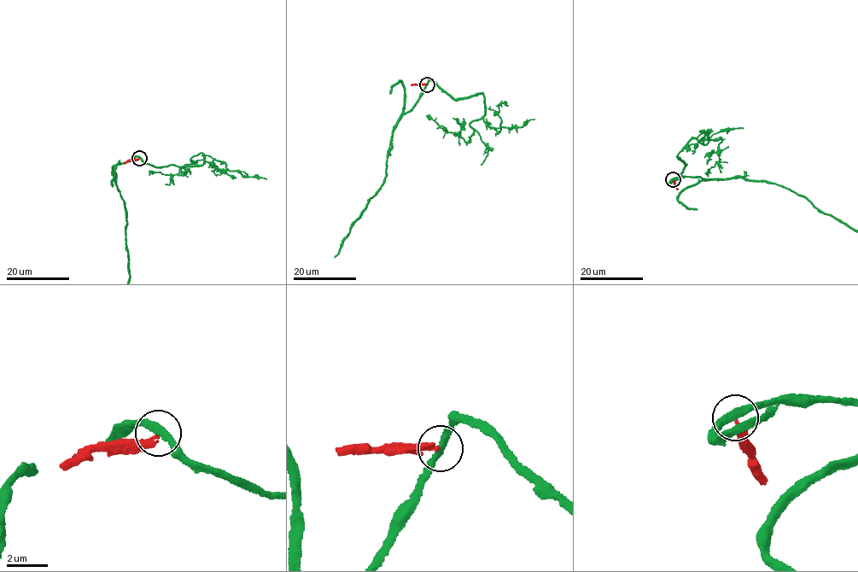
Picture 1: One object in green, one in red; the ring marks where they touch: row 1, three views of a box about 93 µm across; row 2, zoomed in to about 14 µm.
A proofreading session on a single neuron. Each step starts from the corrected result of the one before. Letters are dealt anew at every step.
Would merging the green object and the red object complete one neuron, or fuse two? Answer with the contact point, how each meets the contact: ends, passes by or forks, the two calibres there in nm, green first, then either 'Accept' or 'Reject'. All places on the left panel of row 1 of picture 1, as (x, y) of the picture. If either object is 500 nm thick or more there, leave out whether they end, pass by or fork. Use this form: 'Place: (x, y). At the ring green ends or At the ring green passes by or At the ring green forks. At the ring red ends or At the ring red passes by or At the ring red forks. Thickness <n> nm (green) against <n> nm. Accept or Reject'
Place: (139, 158). At the ring green passes by. At the ring red ends. Thickness 320 nm (green) against 240 nm. Reject

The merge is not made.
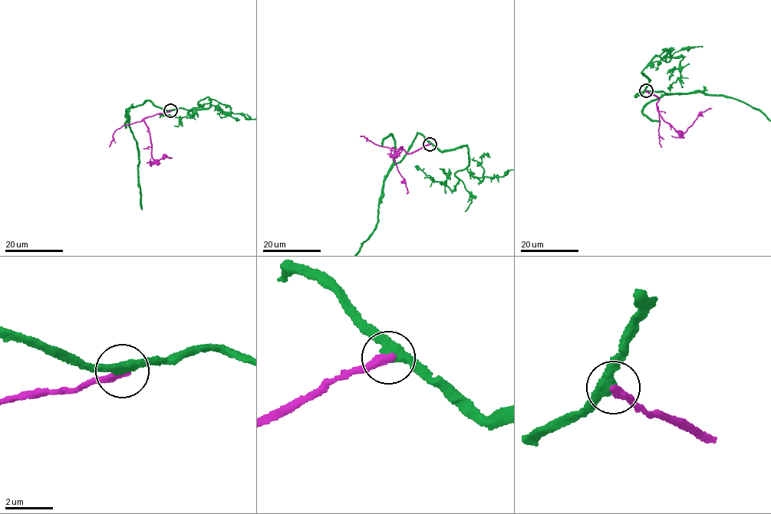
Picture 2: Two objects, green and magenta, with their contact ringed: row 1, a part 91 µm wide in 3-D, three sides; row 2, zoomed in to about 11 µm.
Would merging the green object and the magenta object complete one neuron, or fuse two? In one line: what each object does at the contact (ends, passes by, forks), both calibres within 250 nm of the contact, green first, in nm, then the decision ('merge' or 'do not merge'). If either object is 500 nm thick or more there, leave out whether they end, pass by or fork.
green passes by; magenta ends; calibres 400 and 320 nm; do not merge

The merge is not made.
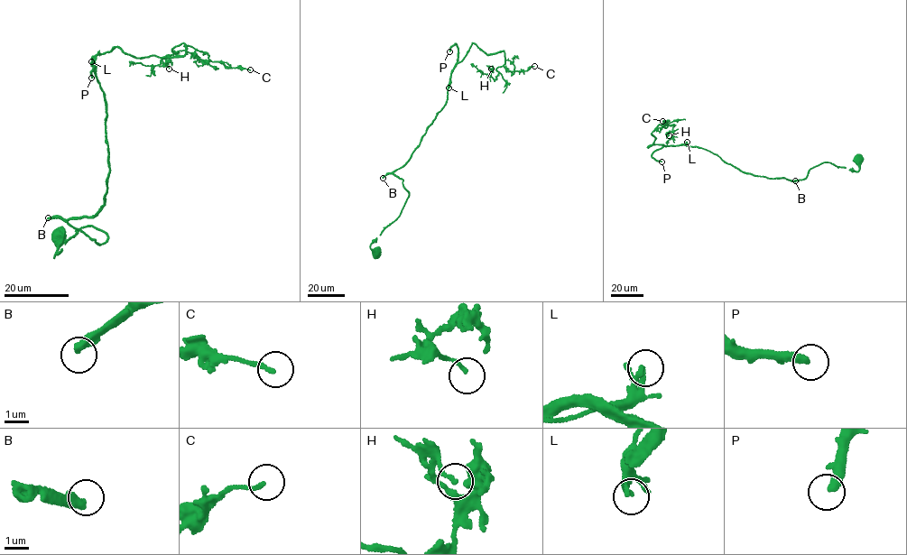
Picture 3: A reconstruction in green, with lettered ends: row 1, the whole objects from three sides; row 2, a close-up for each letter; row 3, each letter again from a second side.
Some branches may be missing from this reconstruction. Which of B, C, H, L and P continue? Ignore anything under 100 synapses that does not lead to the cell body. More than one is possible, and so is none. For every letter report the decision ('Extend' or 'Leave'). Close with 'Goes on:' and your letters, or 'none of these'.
B: Extend
C: Leave
H: Leave
L: Leave
P: Extend
Goes on: B, P

